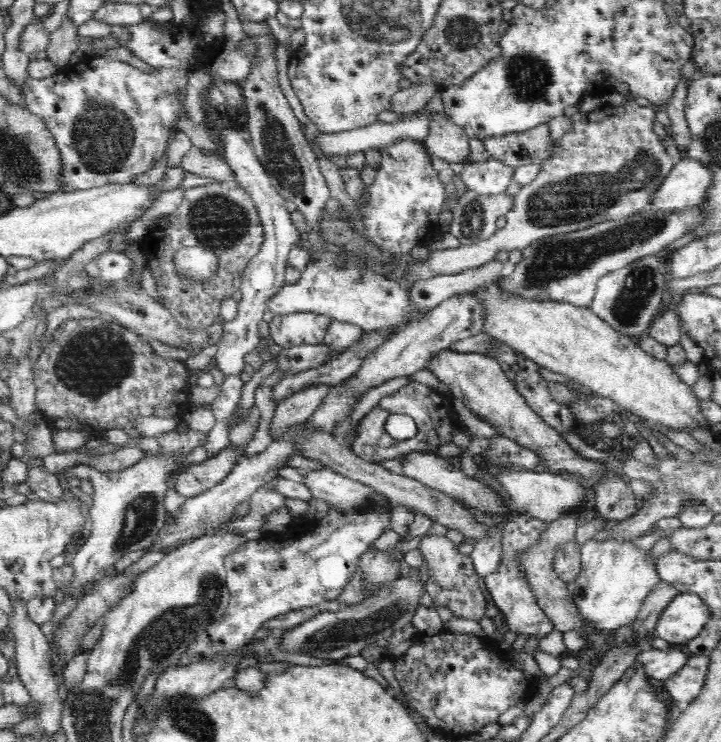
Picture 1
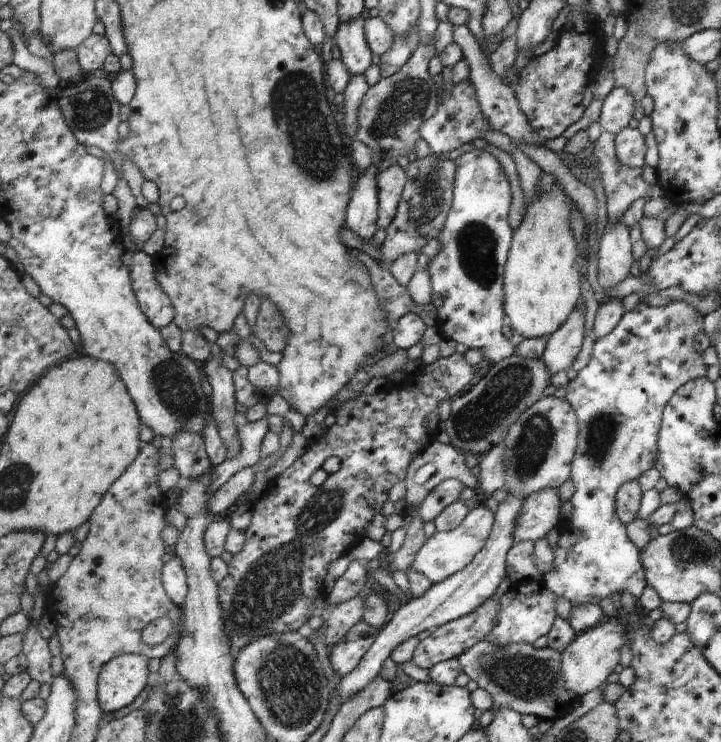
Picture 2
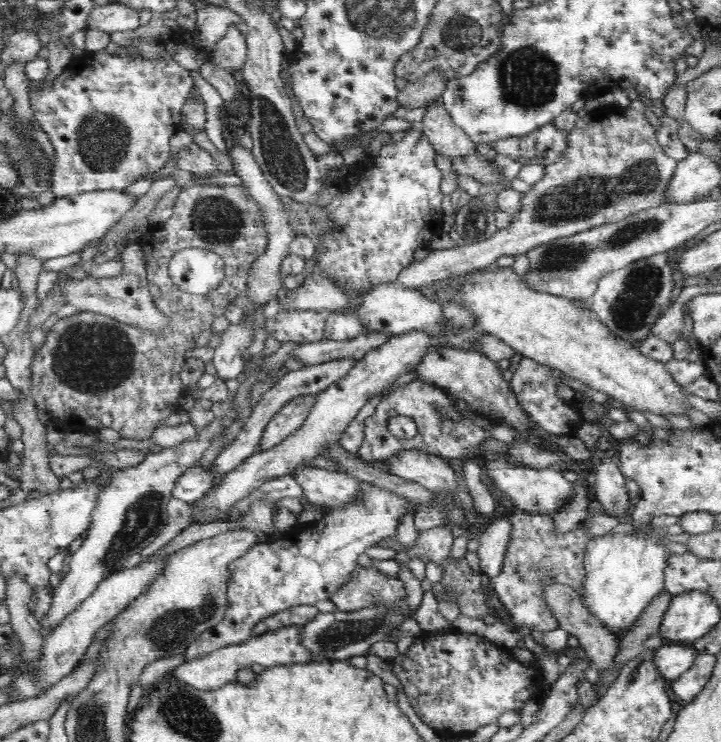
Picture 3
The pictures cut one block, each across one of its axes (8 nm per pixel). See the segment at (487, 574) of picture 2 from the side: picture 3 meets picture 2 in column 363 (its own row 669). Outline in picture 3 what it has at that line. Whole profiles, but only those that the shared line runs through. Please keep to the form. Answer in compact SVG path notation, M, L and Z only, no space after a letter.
M692 643L662 646L660 649L656 649L654 663L667 680L674 682L680 679L684 672L691 670L699 656L698 648L694 647Z

